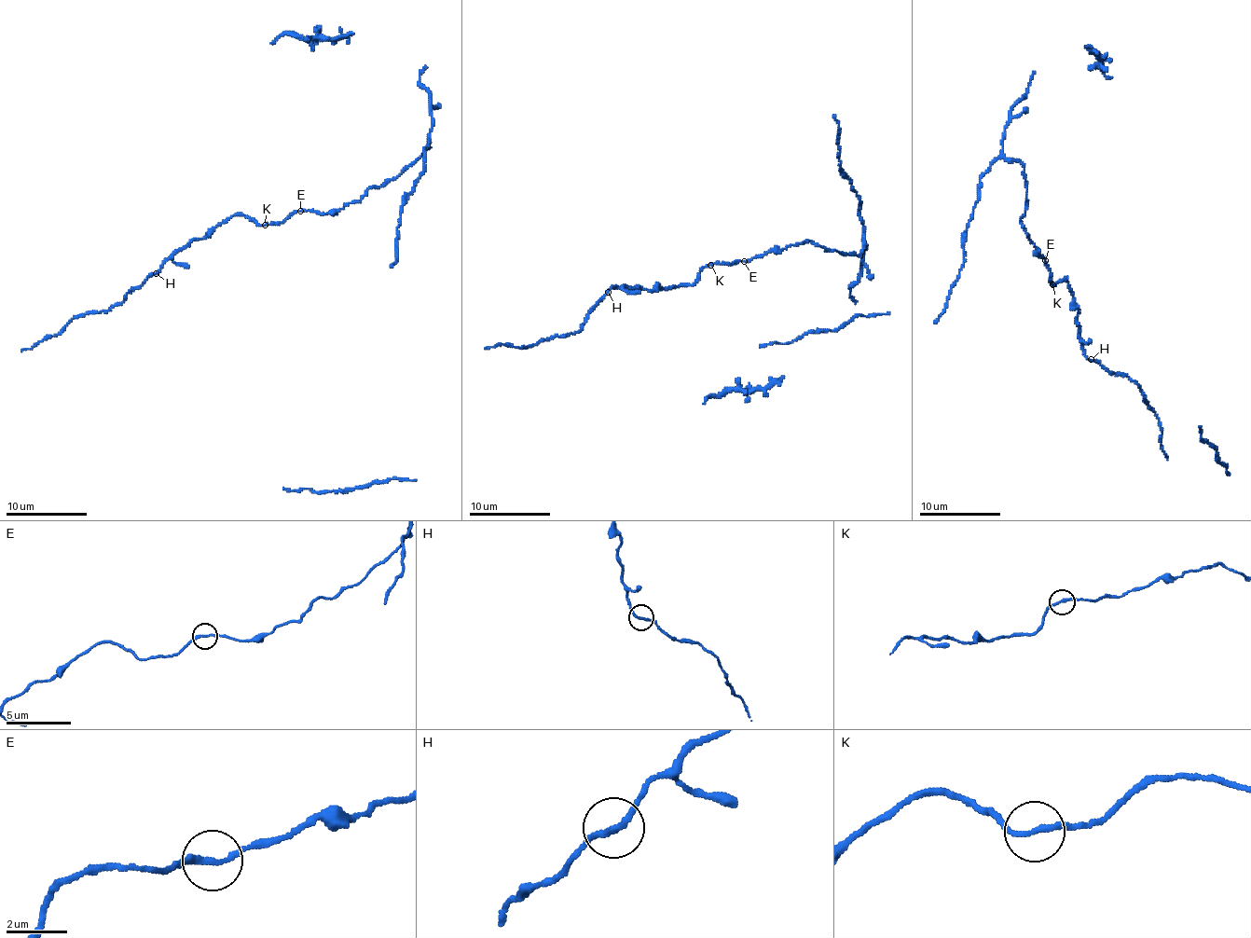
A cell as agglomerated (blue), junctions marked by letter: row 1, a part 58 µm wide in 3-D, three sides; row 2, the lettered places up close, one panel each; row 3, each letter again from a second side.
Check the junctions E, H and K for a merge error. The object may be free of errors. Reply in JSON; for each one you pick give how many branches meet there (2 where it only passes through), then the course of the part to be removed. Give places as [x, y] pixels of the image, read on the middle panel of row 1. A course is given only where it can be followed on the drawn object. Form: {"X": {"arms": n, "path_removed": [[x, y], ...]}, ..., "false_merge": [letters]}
{"false_merge": []}

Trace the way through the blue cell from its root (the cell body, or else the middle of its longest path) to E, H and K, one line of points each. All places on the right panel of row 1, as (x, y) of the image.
E: (1066, 279), (1052, 286), (1051, 275), (1045, 260)
H: (1066, 279), (1072, 301), (1078, 310), (1078, 338), (1091, 360)
K: (1066, 279), (1052, 284)

